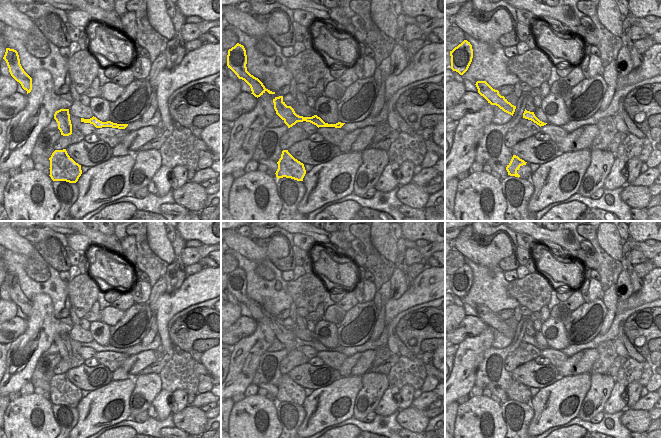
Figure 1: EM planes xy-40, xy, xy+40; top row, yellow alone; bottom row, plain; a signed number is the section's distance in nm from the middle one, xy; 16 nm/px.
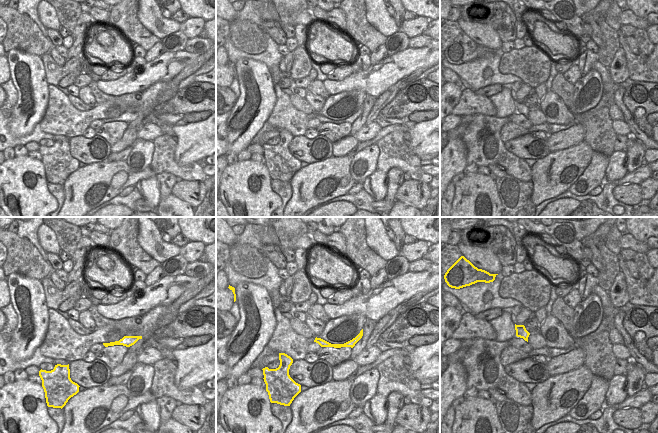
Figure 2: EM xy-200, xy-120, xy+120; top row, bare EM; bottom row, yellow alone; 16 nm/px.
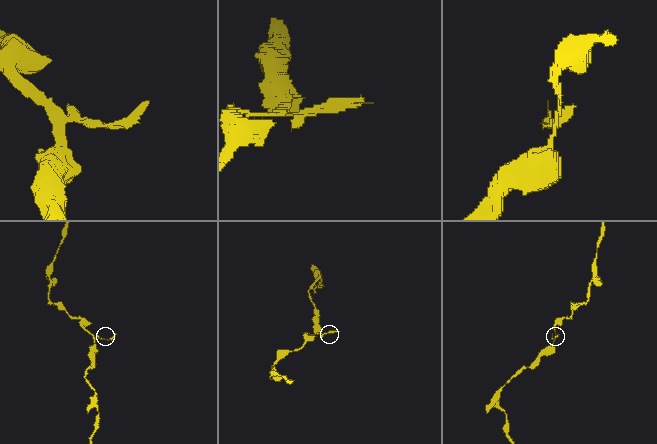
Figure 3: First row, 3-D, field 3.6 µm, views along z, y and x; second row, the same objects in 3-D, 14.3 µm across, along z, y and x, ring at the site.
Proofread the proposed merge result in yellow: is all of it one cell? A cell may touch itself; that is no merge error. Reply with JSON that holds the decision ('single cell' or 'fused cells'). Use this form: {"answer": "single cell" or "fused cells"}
{"answer": "single cell"}

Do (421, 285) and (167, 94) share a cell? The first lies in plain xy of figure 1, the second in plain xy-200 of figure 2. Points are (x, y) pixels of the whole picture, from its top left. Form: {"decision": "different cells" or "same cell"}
{"decision": "different cells"}

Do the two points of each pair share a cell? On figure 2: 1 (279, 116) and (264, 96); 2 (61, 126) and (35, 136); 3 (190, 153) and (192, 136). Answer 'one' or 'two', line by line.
1: two
2: two
3: one

